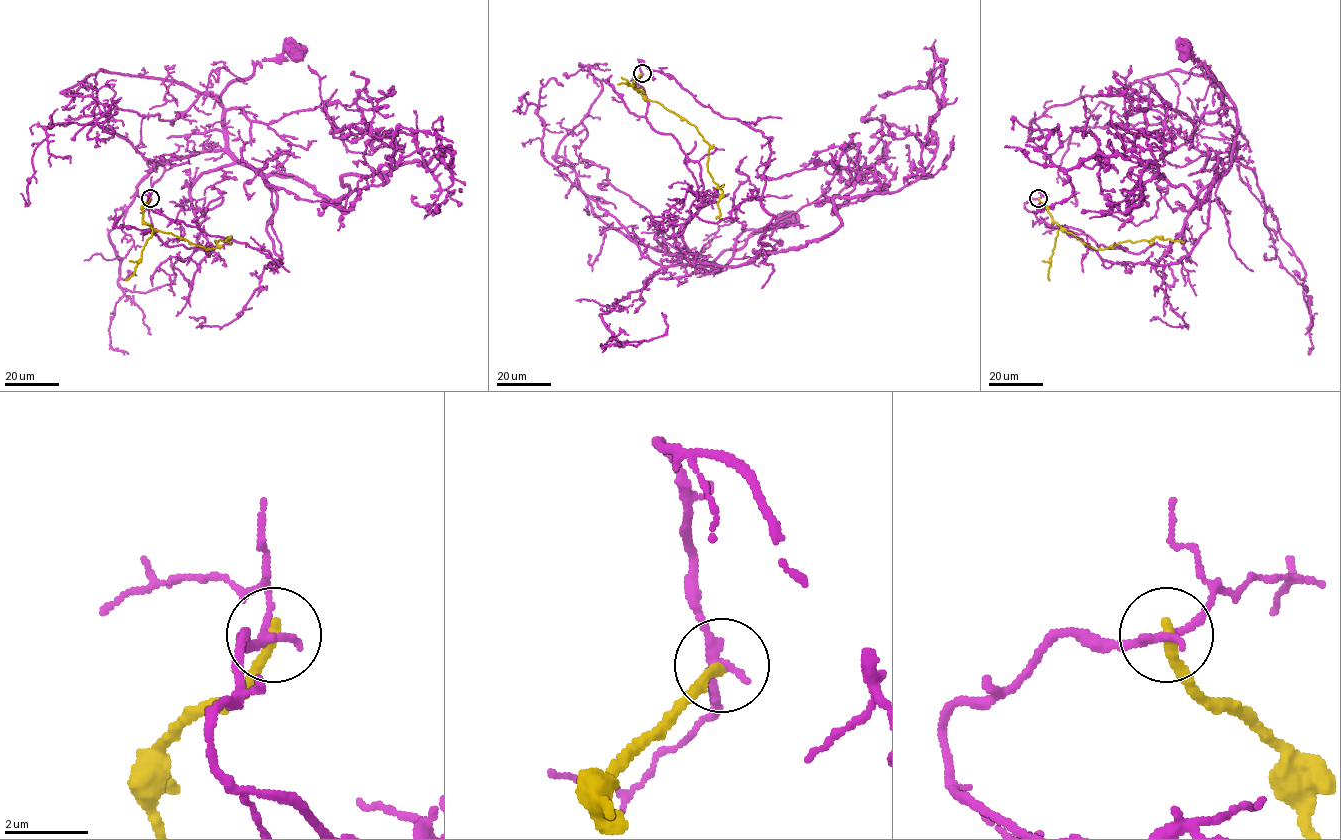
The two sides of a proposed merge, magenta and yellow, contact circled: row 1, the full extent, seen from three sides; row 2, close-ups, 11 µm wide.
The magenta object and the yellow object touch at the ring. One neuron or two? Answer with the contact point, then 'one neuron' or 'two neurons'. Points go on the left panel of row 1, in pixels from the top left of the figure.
(150, 198) | two neurons

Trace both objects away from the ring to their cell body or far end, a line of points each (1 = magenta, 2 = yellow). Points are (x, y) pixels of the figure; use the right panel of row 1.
1: (1038, 198), (1024, 208), (1106, 261), (1177, 263), (1190, 252), (1237, 124), (1228, 93), (1185, 54)
2: (1038, 198), (1063, 230), (1096, 250), (1129, 240), (1150, 241), (1156, 237), (1184, 241)

